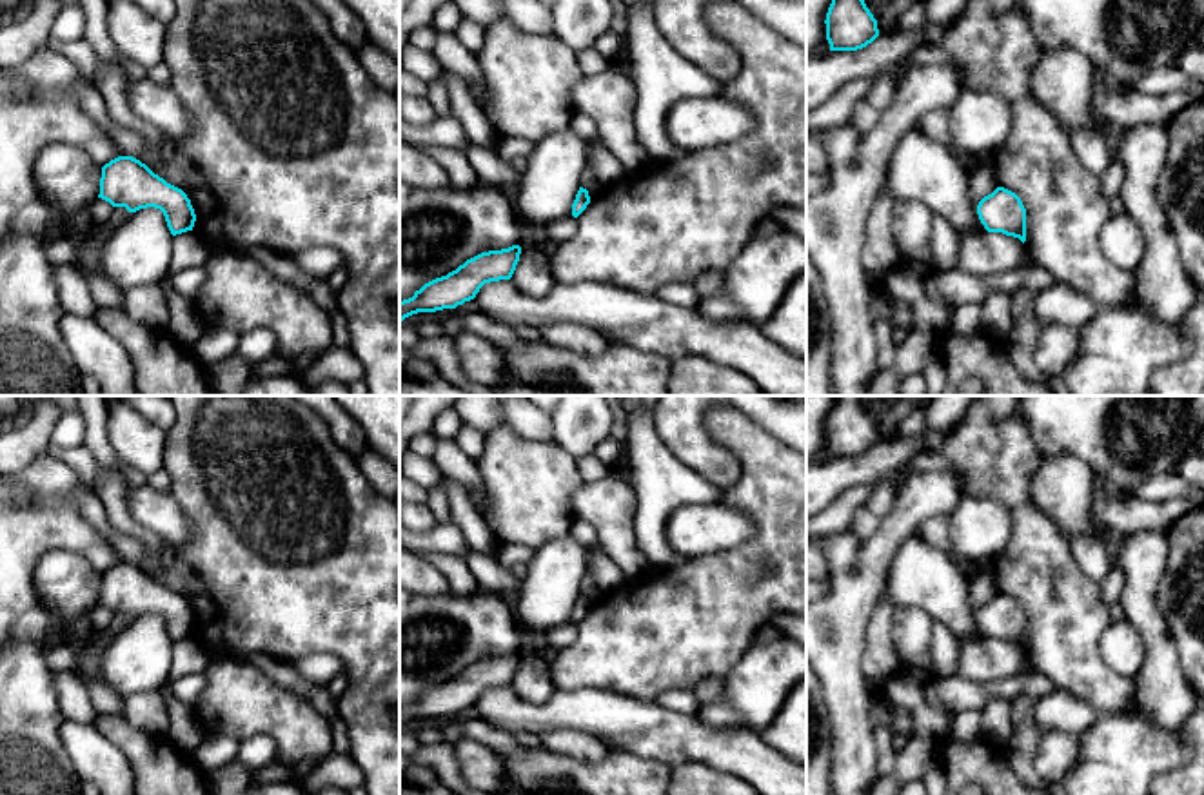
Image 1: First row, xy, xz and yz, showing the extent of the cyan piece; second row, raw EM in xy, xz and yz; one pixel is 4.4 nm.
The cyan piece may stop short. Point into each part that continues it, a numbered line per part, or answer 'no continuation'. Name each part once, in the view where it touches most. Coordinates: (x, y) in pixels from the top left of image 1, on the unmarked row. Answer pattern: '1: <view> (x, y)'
no continuation

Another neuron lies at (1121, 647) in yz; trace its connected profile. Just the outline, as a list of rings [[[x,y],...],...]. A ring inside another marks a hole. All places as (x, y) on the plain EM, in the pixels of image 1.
[[[1128,621],[1110,623],[1100,633],[1100,657],[1119,675],[1135,679],[1142,661],[1144,644]]]

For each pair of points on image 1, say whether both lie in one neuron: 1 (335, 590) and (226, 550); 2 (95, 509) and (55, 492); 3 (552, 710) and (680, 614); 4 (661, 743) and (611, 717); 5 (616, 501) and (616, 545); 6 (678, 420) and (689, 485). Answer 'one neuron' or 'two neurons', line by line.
1: one neuron
2: two neurons
3: two neurons
4: one neuron
5: one neuron
6: two neurons

